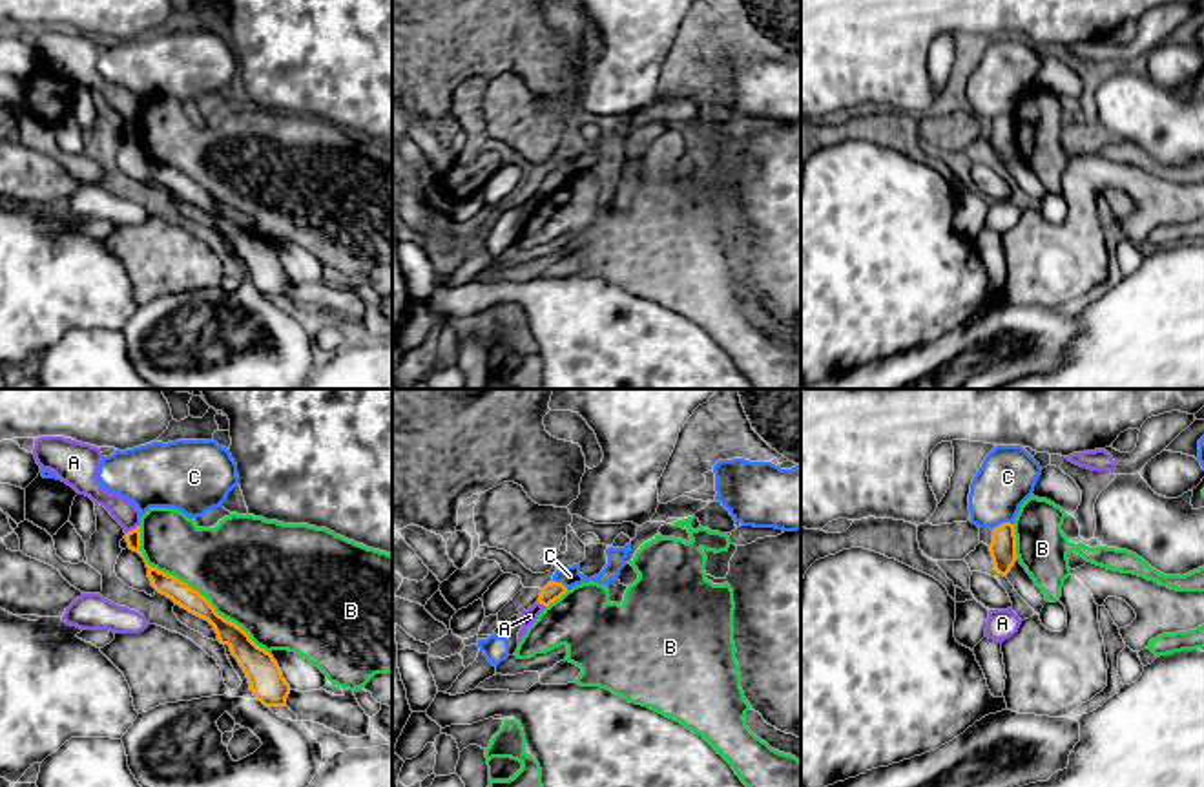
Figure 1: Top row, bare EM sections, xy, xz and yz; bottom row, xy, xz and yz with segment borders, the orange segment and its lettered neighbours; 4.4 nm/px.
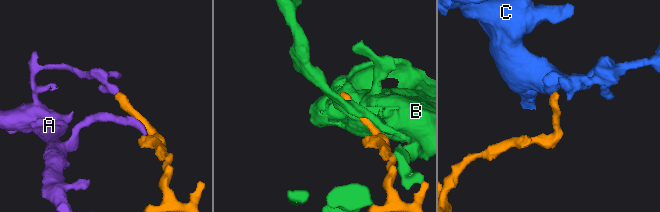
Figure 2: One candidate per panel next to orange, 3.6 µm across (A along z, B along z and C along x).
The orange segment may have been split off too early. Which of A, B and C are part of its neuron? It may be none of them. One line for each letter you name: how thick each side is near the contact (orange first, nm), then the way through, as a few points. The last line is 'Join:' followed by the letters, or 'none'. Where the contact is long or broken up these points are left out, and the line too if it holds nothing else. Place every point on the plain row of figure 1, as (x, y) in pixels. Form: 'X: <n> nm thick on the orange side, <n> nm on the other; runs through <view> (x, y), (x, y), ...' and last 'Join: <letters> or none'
Join: none

